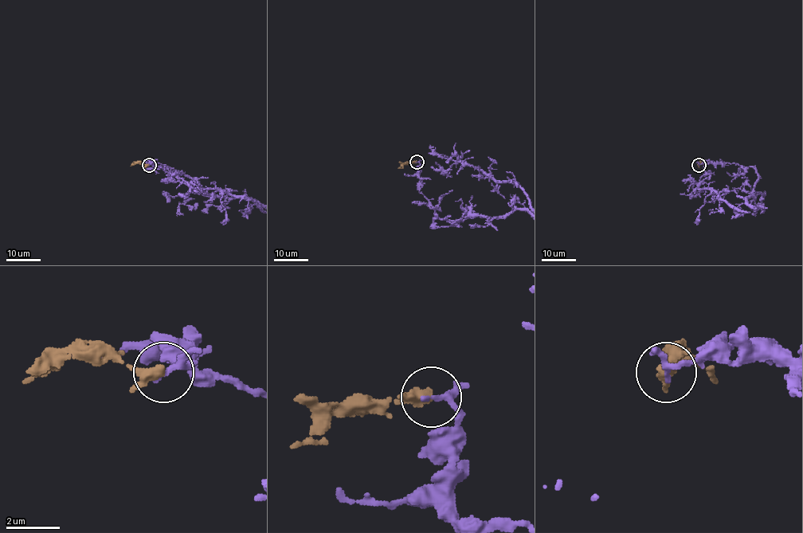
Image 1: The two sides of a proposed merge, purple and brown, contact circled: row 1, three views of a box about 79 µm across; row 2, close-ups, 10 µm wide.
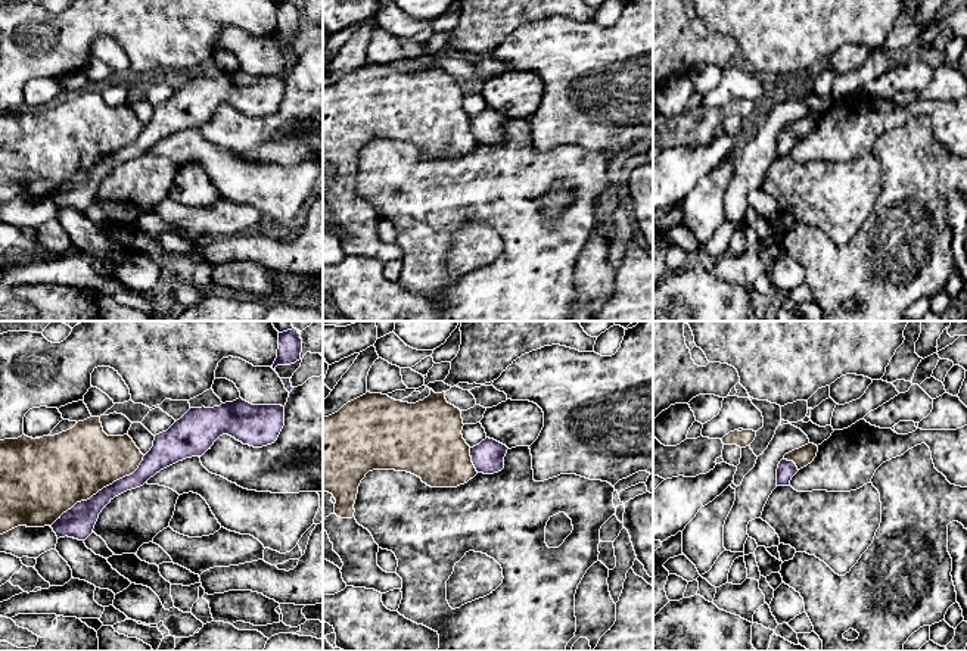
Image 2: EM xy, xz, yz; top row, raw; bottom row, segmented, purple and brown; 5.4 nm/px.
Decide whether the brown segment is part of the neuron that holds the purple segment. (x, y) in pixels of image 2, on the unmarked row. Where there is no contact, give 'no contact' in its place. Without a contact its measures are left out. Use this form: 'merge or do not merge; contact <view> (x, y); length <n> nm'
do not merge; contact xy (99, 161); length 650 nm

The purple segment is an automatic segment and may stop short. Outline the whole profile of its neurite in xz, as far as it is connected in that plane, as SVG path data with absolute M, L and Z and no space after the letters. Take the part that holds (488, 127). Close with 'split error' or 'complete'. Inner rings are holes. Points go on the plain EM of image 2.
M486 108L479 115L470 118L472 133L478 143L494 144L504 138L507 116Z | complete

